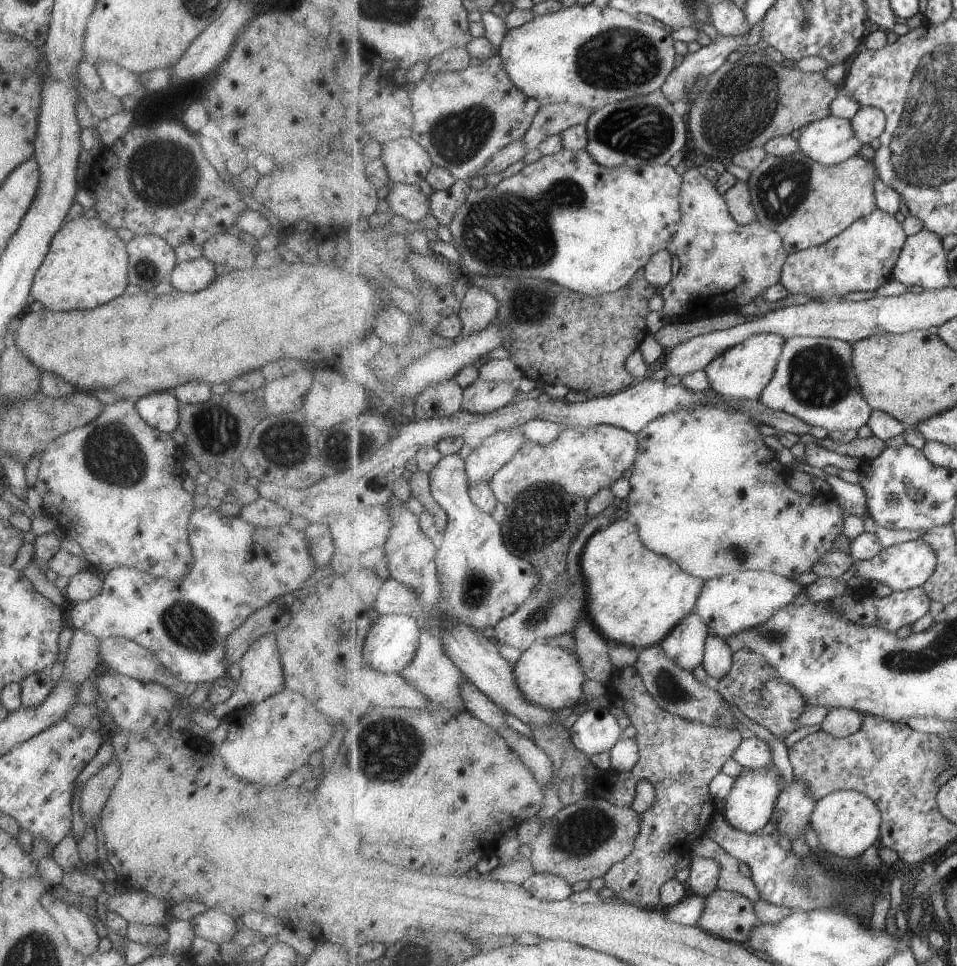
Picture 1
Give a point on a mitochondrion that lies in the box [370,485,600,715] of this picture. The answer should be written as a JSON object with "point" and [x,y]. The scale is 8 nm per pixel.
{"point":[541,612]}

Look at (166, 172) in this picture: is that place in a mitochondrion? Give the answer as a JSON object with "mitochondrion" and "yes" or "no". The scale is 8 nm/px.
{"mitochondrion":"yes"}

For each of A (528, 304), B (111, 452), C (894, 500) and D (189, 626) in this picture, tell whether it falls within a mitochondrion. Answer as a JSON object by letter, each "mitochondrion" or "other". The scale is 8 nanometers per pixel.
{"A":"mitochondrion","B":"mitochondrion","C":"mitochondrion","D":"mitochondrion"}

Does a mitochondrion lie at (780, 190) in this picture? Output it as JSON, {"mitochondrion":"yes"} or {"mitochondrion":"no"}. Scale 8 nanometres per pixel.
{"mitochondrion":"yes"}

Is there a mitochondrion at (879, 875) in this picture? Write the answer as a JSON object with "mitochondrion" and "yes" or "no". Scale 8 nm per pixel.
{"mitochondrion":"no"}

